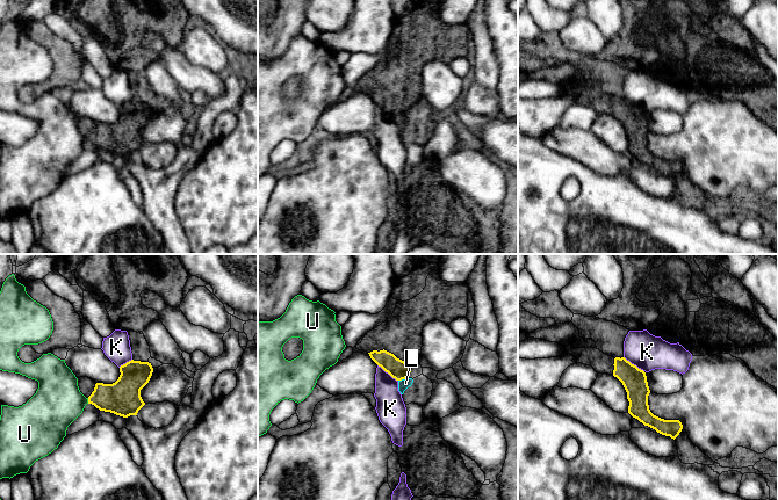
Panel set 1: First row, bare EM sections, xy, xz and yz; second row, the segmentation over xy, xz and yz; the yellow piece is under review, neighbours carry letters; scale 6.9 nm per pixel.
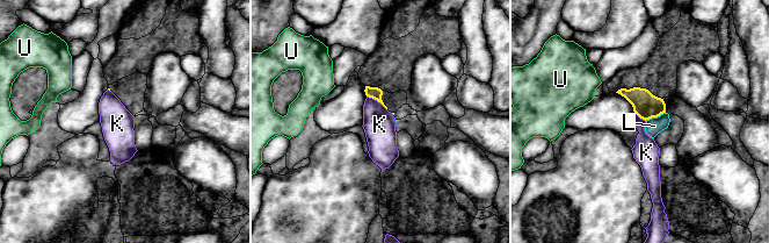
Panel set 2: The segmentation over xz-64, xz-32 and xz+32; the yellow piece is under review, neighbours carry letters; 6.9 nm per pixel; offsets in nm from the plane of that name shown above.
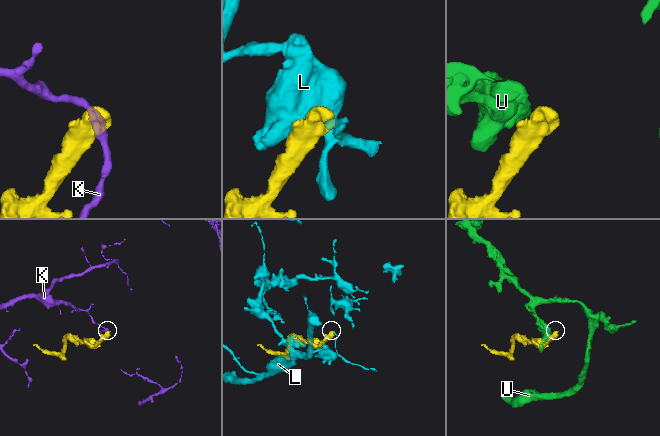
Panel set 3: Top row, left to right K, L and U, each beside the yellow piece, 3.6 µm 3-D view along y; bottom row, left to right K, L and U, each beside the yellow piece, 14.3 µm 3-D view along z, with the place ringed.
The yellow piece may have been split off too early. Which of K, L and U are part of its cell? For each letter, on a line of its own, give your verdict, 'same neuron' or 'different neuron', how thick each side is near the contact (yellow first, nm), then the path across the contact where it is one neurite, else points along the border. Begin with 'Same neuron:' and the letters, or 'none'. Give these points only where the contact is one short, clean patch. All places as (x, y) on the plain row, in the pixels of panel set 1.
Same neuron: none
K: different neuron; calibres 140 and 200 nm; border xz (377, 104), (397, 121)
L: different neuron; calibres 140 and 70 nm; border xz (406, 117), (398, 121)
U: different neuron; calibres 240 and 340 nm; border xy (87, 138), (88, 143)

